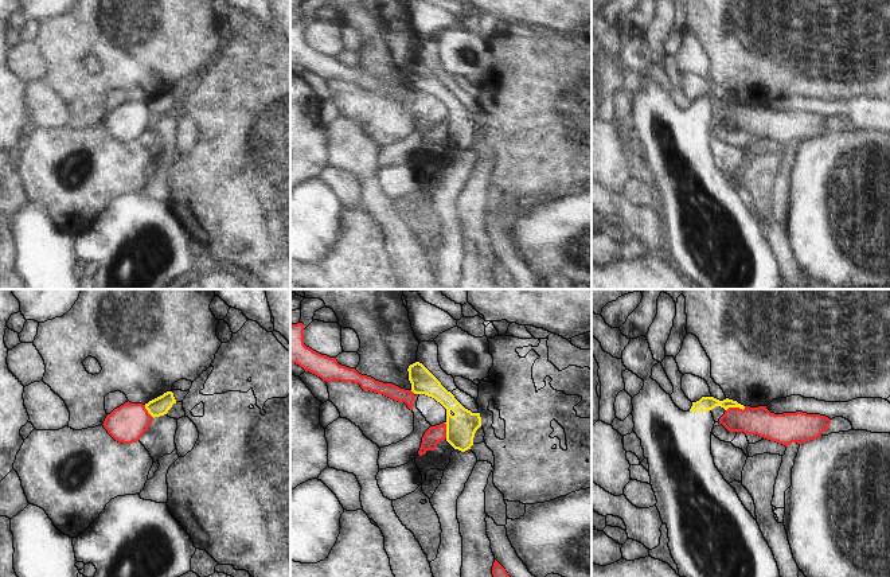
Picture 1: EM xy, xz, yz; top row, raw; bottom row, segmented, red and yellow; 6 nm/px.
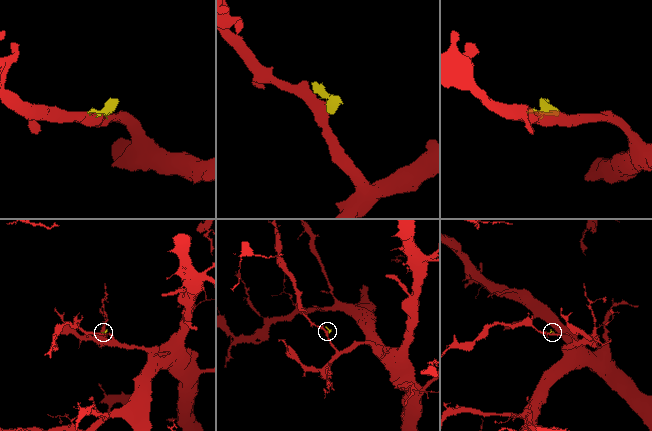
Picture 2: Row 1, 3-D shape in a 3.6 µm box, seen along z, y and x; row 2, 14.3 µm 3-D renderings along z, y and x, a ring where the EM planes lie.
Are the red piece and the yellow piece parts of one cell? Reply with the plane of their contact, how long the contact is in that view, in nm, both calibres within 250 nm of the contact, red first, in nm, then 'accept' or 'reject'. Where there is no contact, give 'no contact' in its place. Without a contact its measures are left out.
yz | 120 nm | 170/90 nm | reject

